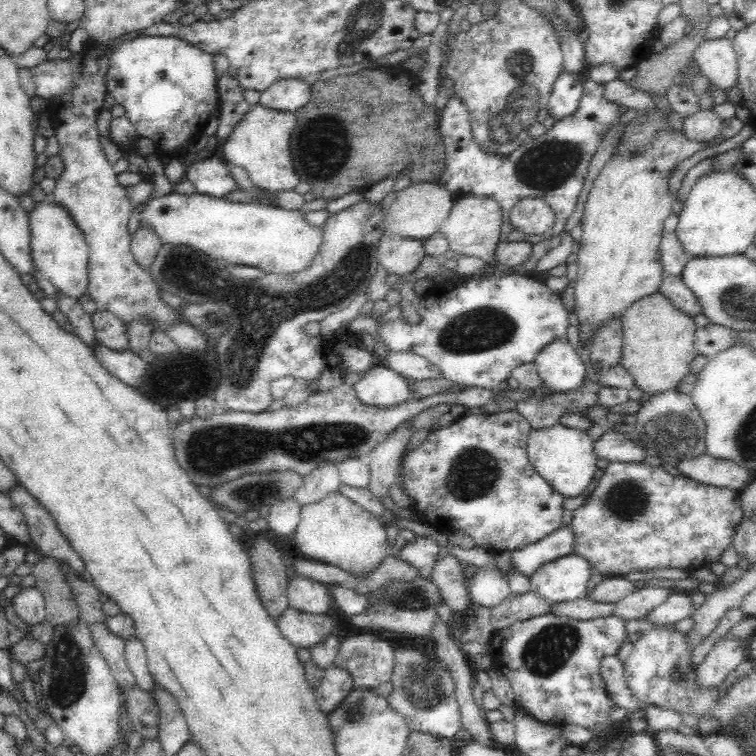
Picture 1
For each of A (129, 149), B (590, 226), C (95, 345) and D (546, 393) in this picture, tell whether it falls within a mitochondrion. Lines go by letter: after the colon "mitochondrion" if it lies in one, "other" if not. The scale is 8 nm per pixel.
A: other
B: other
C: other
D: other

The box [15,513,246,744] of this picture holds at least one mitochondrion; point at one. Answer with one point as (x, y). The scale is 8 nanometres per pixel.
(67, 680)

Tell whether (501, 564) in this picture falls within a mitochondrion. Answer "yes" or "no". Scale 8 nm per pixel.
no

